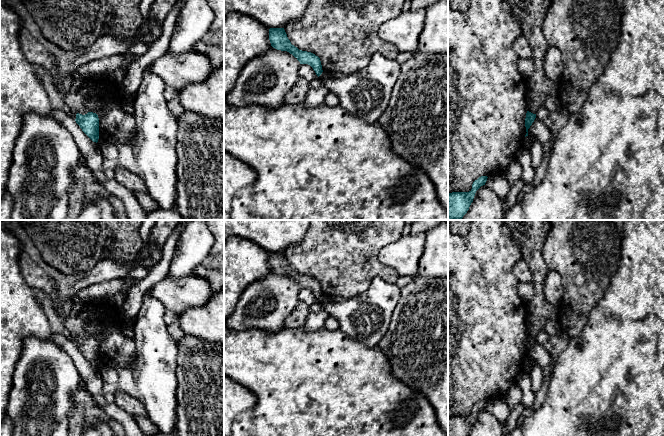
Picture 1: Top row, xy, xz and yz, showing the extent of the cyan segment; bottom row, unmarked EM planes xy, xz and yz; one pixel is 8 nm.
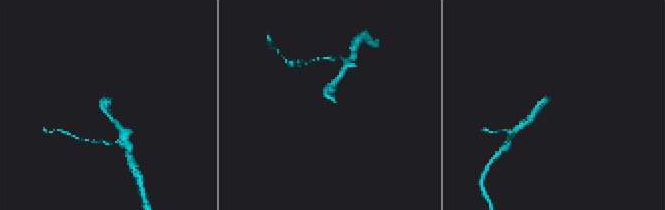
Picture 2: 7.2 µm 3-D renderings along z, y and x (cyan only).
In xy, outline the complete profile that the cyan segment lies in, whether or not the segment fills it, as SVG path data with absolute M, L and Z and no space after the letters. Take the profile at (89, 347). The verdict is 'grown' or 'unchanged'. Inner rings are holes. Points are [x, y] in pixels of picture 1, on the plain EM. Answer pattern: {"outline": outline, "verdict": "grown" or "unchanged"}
{"outline": "M78 305L67 316L64 326L76 337L76 347L82 355L93 365L99 363L99 342L96 337L89 336L86 324L94 317L95 313L91 305Z", "verdict": "grown"}

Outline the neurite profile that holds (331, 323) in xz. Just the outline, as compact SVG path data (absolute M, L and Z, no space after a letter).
M329 316L324 327L328 330L337 330L339 329L339 322L335 317Z

